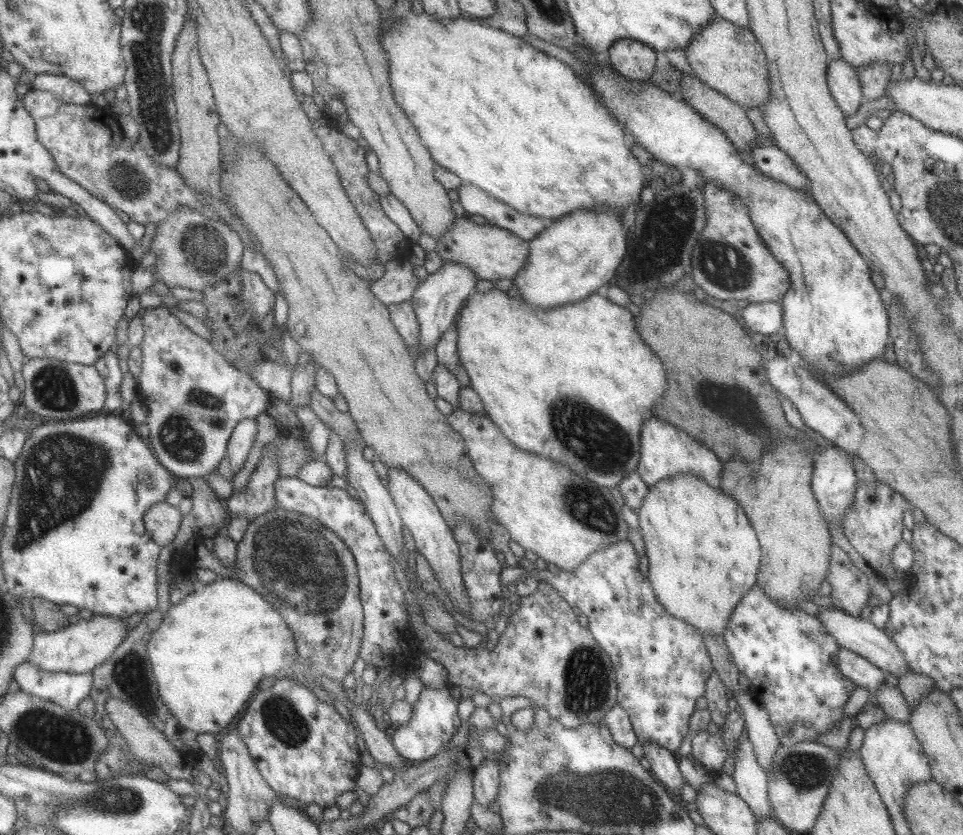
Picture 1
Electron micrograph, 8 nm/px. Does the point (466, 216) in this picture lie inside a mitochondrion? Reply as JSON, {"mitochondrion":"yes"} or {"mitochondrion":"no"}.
{"mitochondrion":"no"}

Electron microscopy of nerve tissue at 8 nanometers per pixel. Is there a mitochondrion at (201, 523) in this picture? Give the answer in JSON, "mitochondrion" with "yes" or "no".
{"mitochondrion":"no"}

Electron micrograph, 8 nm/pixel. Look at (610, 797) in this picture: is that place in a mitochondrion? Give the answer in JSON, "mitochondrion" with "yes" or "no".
{"mitochondrion":"yes"}

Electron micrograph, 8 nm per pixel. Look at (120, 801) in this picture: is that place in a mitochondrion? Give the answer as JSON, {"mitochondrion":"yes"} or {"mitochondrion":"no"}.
{"mitochondrion":"yes"}

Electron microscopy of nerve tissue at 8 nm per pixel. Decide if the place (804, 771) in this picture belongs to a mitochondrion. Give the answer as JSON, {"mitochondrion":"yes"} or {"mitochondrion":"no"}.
{"mitochondrion":"yes"}

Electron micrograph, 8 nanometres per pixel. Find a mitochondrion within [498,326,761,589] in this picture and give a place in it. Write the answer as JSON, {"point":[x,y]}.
{"point":[605,451]}

